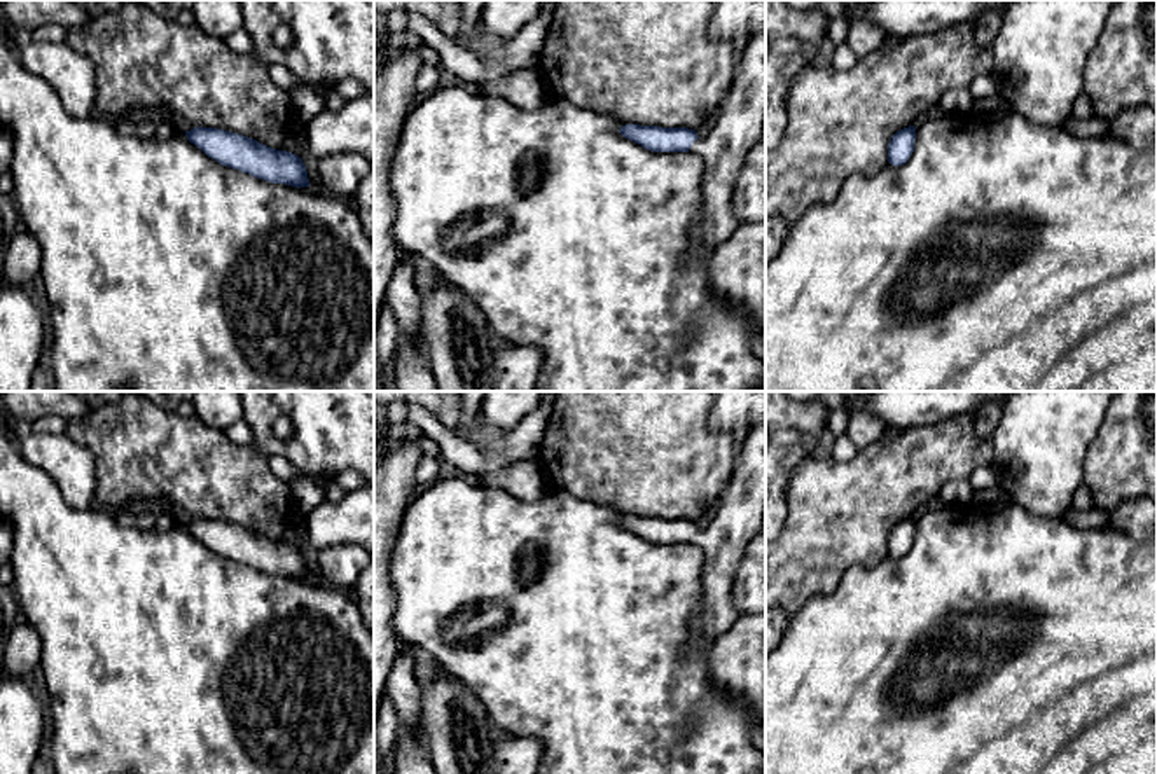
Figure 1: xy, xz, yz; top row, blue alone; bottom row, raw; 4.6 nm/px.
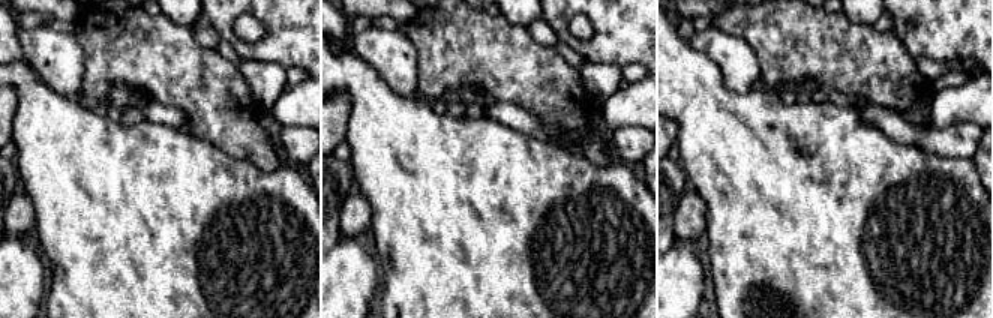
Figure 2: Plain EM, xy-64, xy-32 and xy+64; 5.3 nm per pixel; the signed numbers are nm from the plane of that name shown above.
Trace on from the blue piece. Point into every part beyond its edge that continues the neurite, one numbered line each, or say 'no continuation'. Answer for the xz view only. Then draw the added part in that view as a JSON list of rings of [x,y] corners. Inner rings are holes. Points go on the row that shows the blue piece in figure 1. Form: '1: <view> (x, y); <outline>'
1: xz (724, 149); [[[766,31],[743,49],[717,124],[690,147],[704,161],[703,217],[689,232],[694,243],[717,248],[738,227],[732,211],[736,180],[764,128]]]

